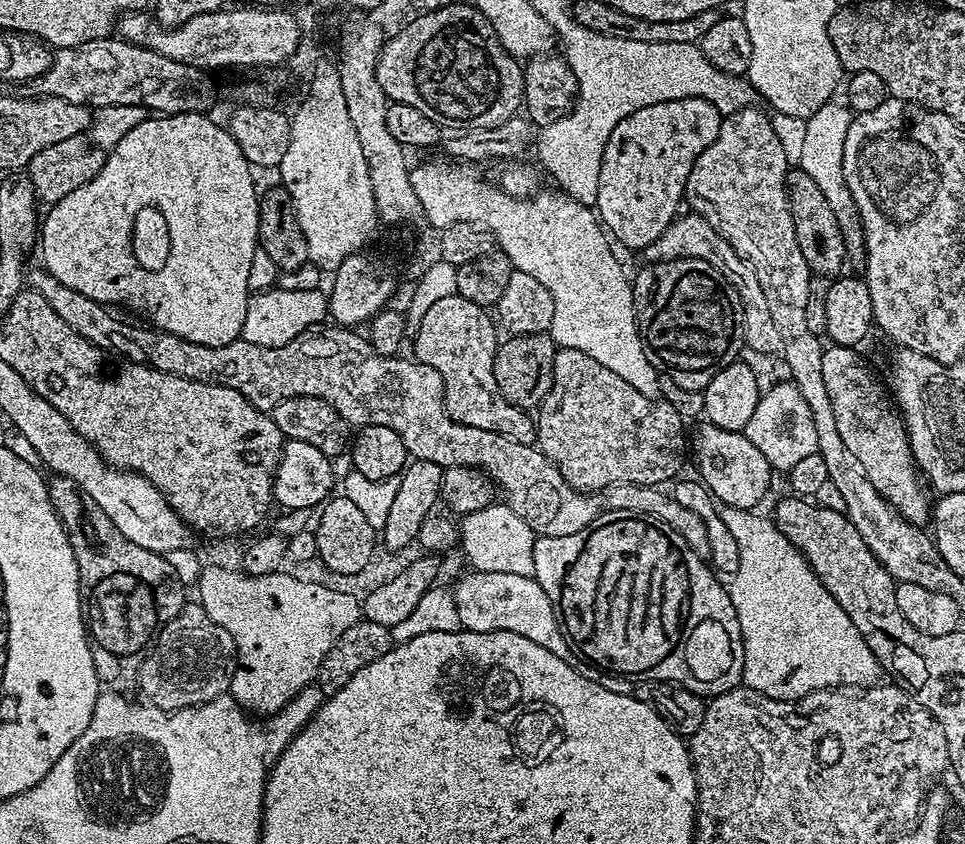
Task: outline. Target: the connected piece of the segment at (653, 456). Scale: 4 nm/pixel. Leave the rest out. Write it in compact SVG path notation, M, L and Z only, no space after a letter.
M560 348L554 358L552 385L534 416L535 443L544 457L560 471L562 478L580 492L597 492L615 484L664 486L681 475L684 452L686 456L686 421L672 404L656 403L660 402L634 390L634 386L618 378L614 370L606 370L602 362L594 362L590 354L582 354L582 350L573 348Z

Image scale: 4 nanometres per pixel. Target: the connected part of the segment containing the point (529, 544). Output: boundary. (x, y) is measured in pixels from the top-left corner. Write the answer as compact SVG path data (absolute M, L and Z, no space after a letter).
M504 502L488 504L482 510L463 517L462 523L459 525L459 543L464 544L464 552L468 555L469 562L472 563L469 565L478 572L501 572L502 574L531 576L534 570L534 546L537 539L538 537L531 526L522 522L522 518L518 518L518 514L514 514L514 510L510 510L507 503Z

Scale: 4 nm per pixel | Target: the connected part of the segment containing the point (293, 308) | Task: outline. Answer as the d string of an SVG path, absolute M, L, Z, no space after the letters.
M272 288L269 292L260 292L249 295L246 306L246 322L242 322L240 331L242 339L246 342L254 342L254 346L266 346L277 348L286 346L286 342L294 342L298 334L309 331L325 323L328 316L328 297L316 288Z

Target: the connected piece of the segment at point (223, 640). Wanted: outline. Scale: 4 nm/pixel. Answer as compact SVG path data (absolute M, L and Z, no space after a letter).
M188 602L177 616L165 619L154 637L150 653L142 660L138 692L164 712L198 708L216 696L225 695L236 669L236 643L231 634L206 614L199 603Z

